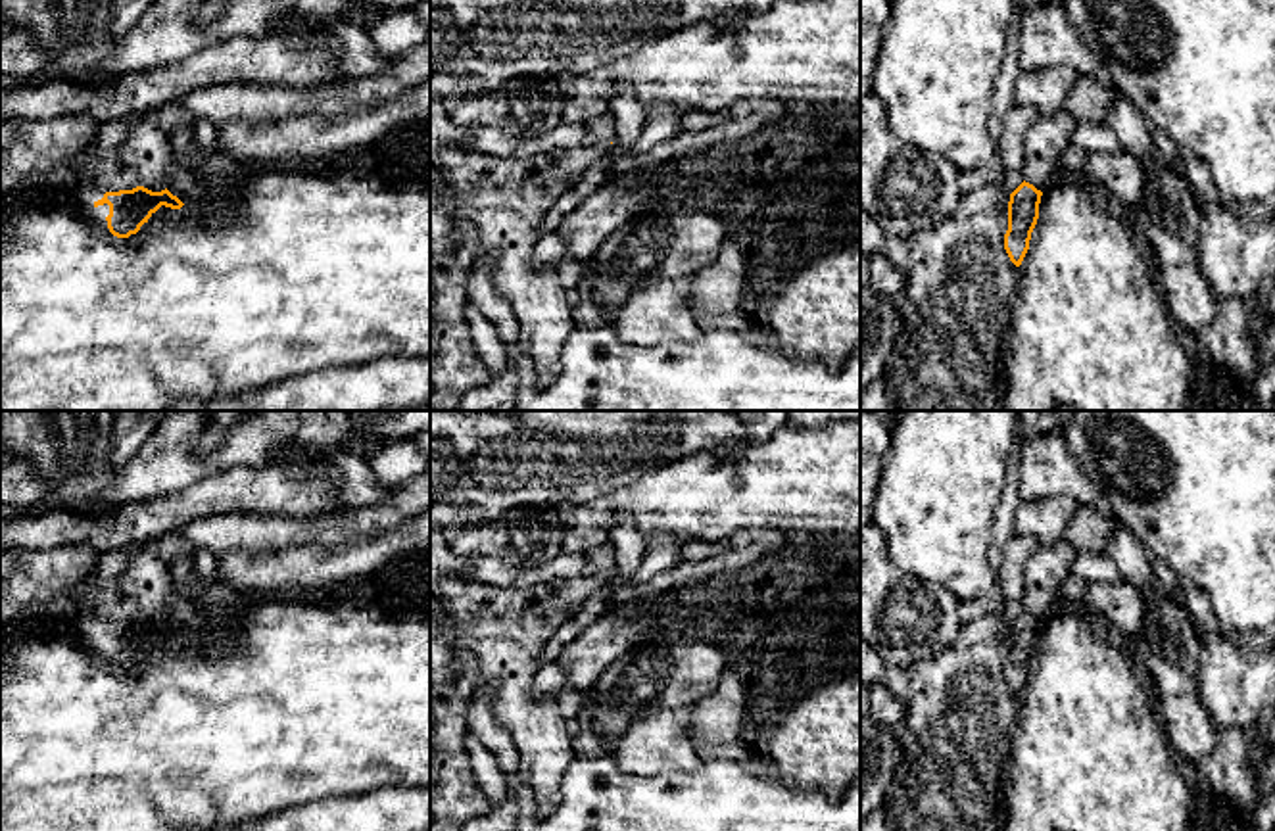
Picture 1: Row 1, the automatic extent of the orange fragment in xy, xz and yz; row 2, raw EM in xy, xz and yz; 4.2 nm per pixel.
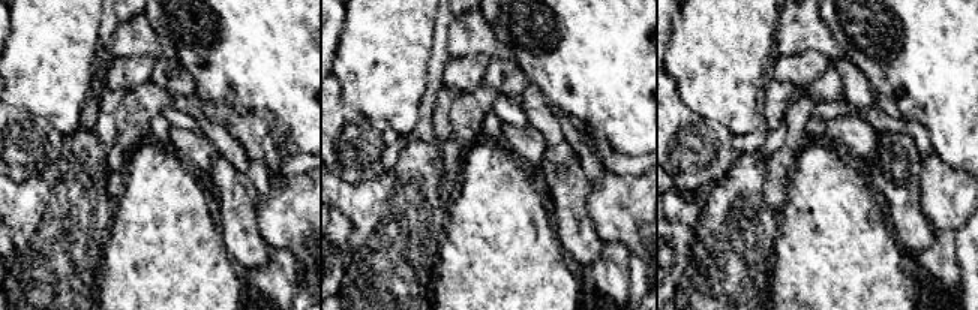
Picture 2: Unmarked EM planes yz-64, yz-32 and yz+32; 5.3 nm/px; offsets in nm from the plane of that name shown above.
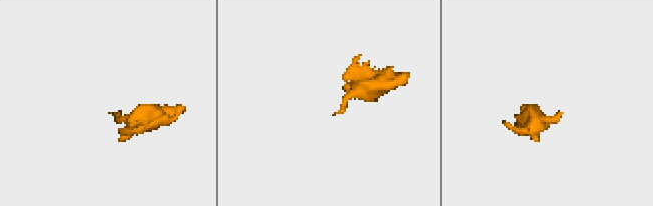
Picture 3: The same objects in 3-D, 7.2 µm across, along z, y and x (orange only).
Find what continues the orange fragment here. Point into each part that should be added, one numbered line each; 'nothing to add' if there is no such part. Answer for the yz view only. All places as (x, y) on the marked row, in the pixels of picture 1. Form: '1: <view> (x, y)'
1: yz (1043, 144)

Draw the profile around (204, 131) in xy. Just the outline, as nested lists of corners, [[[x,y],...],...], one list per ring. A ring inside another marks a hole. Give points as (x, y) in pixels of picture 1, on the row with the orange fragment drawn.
[[[194,119],[192,123],[192,131],[194,131],[194,144],[207,155],[217,155],[217,132],[219,127],[213,125],[207,119]]]

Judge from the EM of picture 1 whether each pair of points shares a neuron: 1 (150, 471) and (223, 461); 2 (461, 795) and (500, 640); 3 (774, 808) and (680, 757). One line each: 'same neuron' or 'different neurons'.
1: same neuron
2: different neurons
3: different neurons

